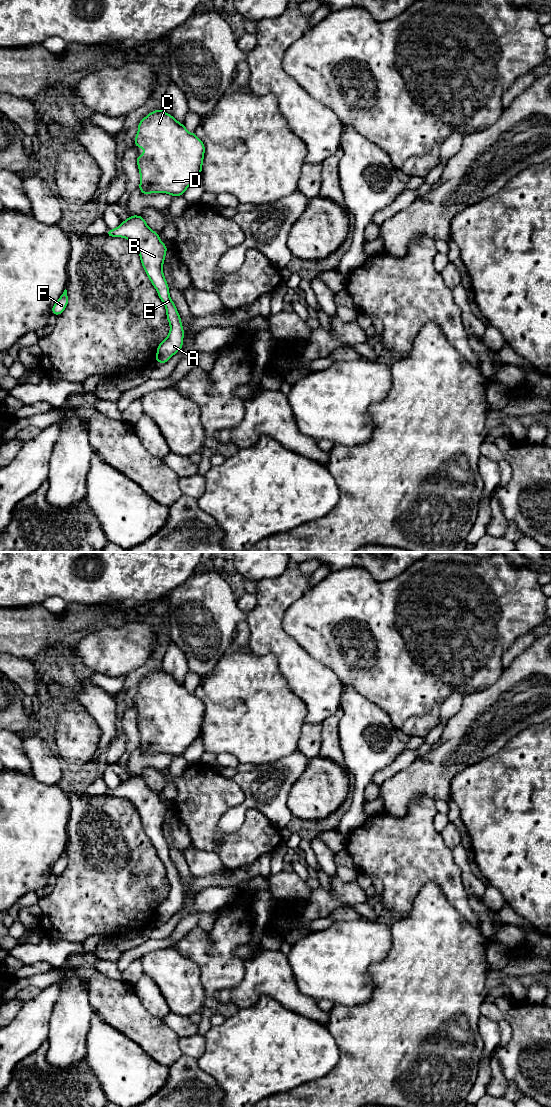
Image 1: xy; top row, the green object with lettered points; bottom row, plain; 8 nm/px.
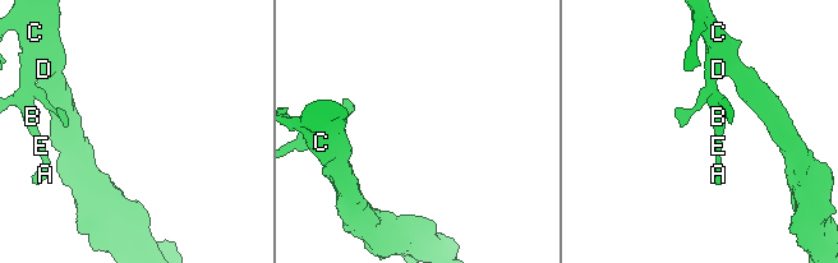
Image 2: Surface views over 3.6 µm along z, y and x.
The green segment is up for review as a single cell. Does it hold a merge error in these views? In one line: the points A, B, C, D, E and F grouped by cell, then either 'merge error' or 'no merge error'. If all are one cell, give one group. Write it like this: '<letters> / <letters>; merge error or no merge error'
A B C D E F; no merge error

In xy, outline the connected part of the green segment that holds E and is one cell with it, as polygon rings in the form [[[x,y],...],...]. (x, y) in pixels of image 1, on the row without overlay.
[[[142,775],[129,776],[116,789],[109,789],[106,795],[126,798],[135,805],[143,828],[165,865],[170,892],[167,898],[158,905],[155,917],[155,921],[165,924],[181,910],[184,897],[181,877],[169,855],[169,847],[162,829],[167,805],[160,801],[158,793],[148,787]]]

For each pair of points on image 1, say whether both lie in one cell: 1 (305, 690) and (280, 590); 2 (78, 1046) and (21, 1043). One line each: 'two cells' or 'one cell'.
1: one cell
2: two cells

